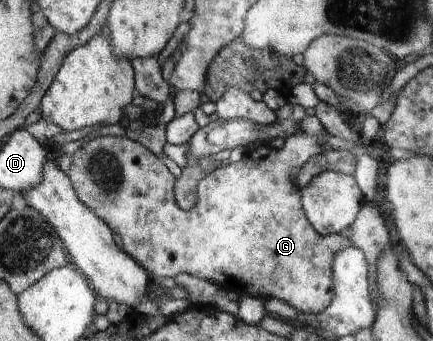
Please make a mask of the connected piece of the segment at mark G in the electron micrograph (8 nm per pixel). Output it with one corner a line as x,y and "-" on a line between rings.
313,111
305,115
303,120
300,120
299,126
300,131
290,134
286,139
283,148
275,149
270,147
267,143
260,144
258,147
243,154
241,160
238,160
233,164
227,164
219,169
215,169
208,175
205,175
199,182
198,202
188,211
179,208
179,205
176,203
174,197
174,182
176,181
176,178
171,174
169,168
163,163
161,158
147,147
144,147
141,143
129,139
127,136
100,136
85,143
82,148
79,148
79,150
74,152
73,162
66,175
70,178
79,200
85,204
89,210
92,210
95,216
98,216
102,221
105,221
115,234
119,234
121,244
123,244
123,250
128,255
131,255
146,270
149,274
150,280
158,280
163,277
175,277
179,273
187,273
194,277
213,281
226,290
236,288
237,290
244,292
247,295
253,295
254,297
275,297
286,304
292,305
297,311
317,315
329,306
329,303
334,297
332,285
332,262
336,252
342,251
342,248
353,244
349,239
344,238
340,234
320,235
307,220
300,201
301,188
294,183
294,174
311,157
314,155
320,155
324,152
329,135
325,130
325,127
321,124
321,121
318,119
318,116
314,114

